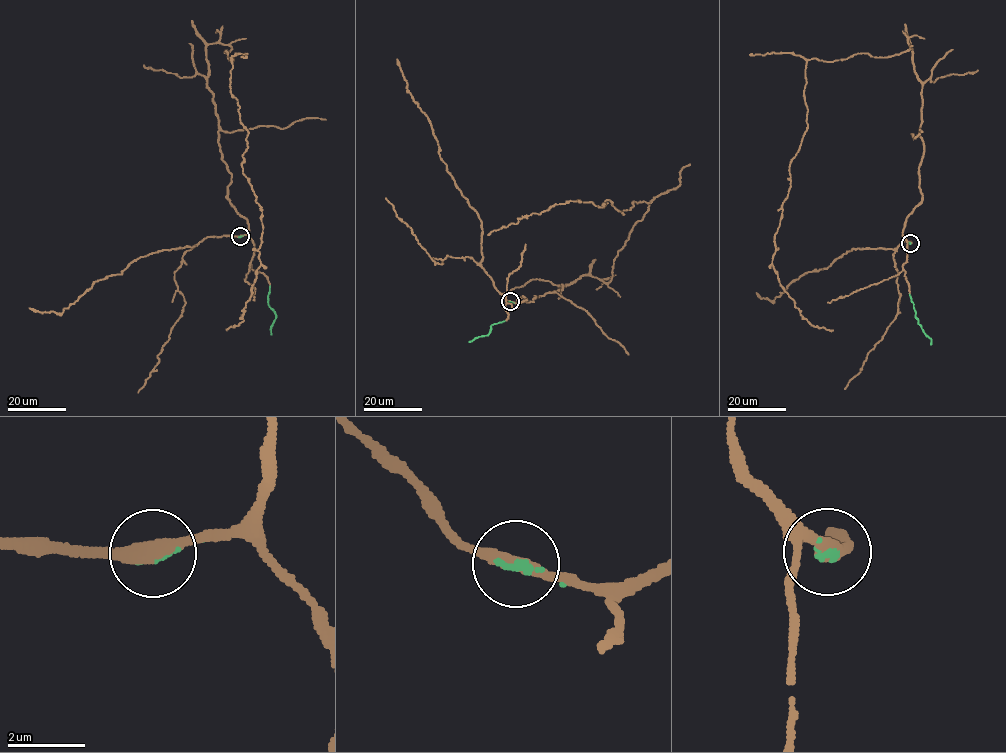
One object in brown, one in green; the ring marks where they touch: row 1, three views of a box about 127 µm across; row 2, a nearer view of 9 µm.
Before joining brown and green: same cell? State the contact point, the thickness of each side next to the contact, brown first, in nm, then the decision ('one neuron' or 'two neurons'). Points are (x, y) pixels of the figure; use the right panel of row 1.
(910, 243) | 360/140 nm | one neuron

